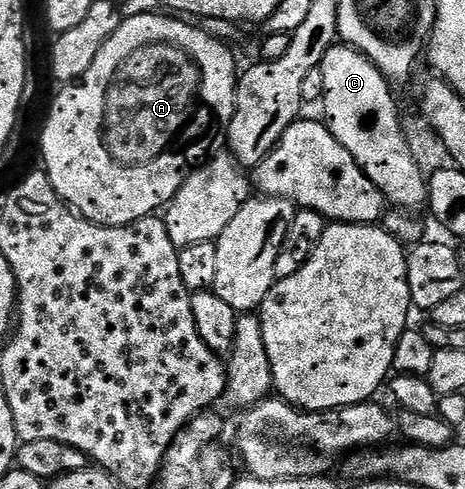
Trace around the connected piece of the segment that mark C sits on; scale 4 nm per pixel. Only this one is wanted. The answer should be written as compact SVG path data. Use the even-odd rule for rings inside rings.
M336 42L325 52L318 69L322 72L321 106L324 106L325 112L323 120L333 133L334 139L353 156L361 170L377 185L390 205L409 212L414 211L413 208L424 207L428 203L428 181L405 138L399 108L389 88L390 81L363 53L344 42Z

